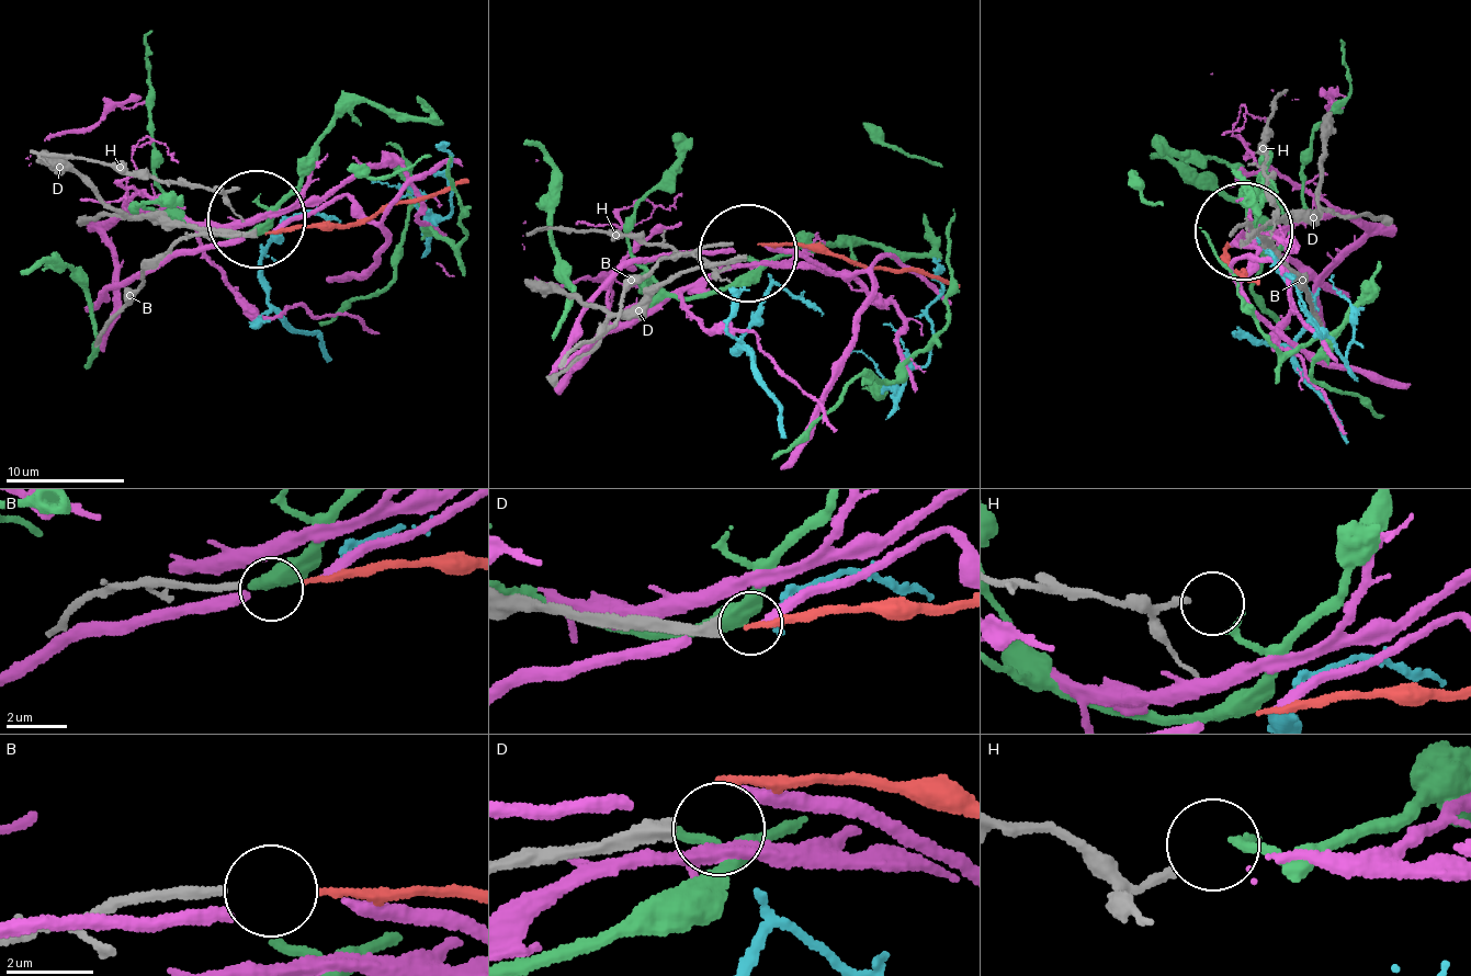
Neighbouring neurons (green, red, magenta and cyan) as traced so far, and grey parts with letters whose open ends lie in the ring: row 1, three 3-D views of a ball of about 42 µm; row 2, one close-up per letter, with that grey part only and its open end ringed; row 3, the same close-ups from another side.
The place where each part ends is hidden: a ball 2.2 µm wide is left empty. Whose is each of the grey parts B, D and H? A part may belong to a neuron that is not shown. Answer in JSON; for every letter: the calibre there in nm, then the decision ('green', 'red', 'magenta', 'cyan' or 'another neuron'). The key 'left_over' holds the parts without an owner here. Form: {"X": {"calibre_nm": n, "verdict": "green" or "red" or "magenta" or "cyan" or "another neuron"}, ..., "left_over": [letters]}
{"B": {"calibre_nm": 220, "verdict": "red"}, "D": {"calibre_nm": 360, "verdict": "another neuron"}, "H": {"calibre_nm": 200, "verdict": "another neuron"}, "left_over": ["D", "H"]}

